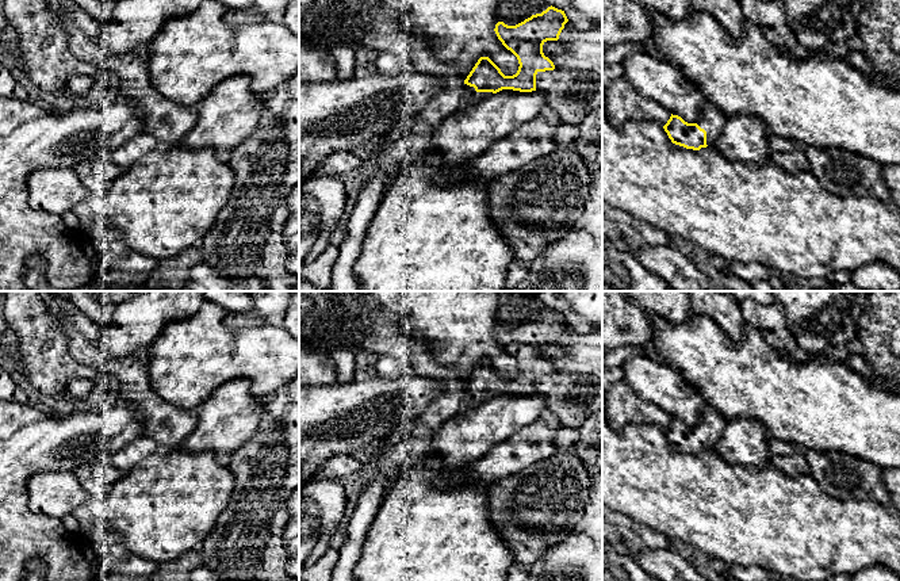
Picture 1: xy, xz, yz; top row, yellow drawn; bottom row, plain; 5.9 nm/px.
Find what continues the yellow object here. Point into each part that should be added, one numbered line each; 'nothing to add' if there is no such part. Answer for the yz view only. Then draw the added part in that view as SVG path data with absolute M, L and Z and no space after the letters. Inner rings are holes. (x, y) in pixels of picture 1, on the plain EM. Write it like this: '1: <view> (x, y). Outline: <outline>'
1: yz (712, 423). Outline: M705 406L697 428L706 435L706 448L715 450L721 437L727 418L713 406Z

